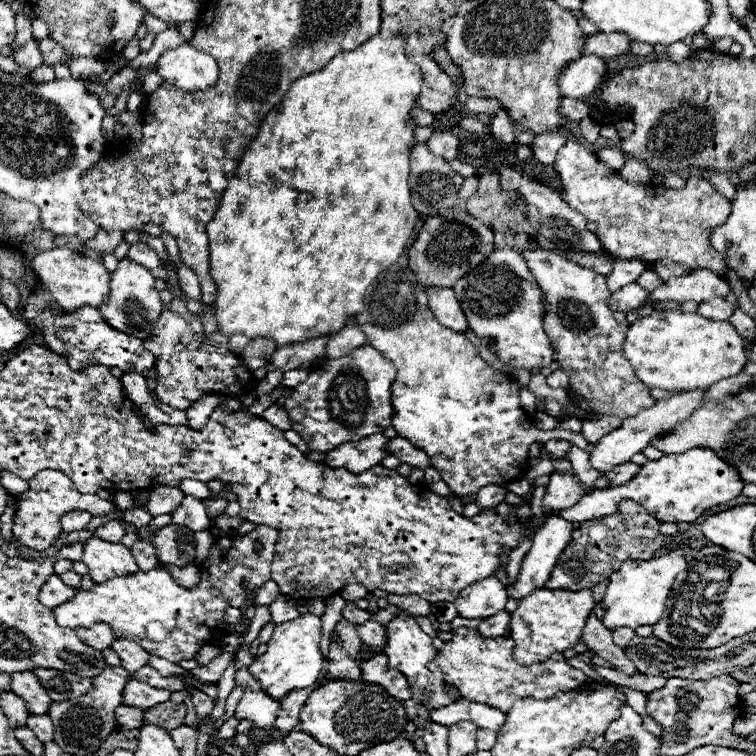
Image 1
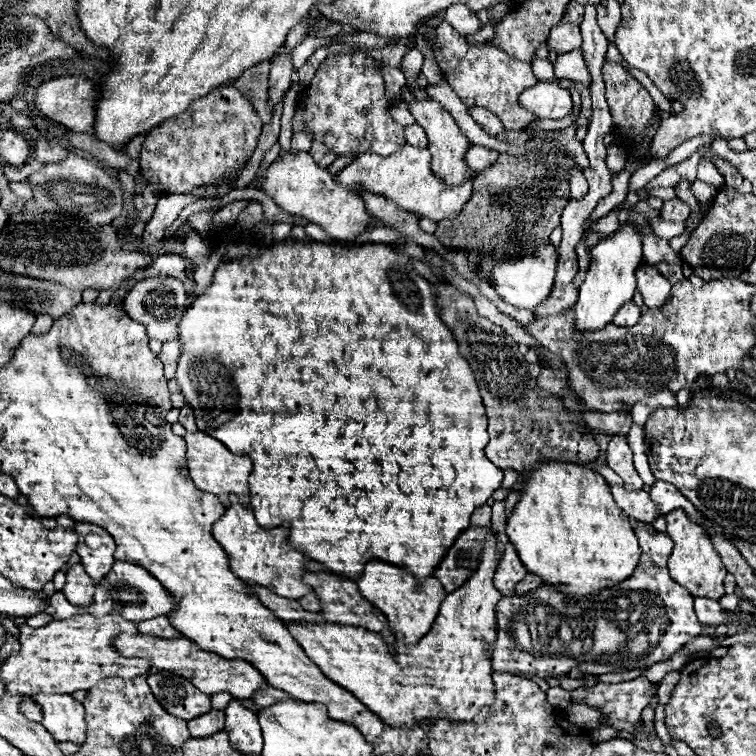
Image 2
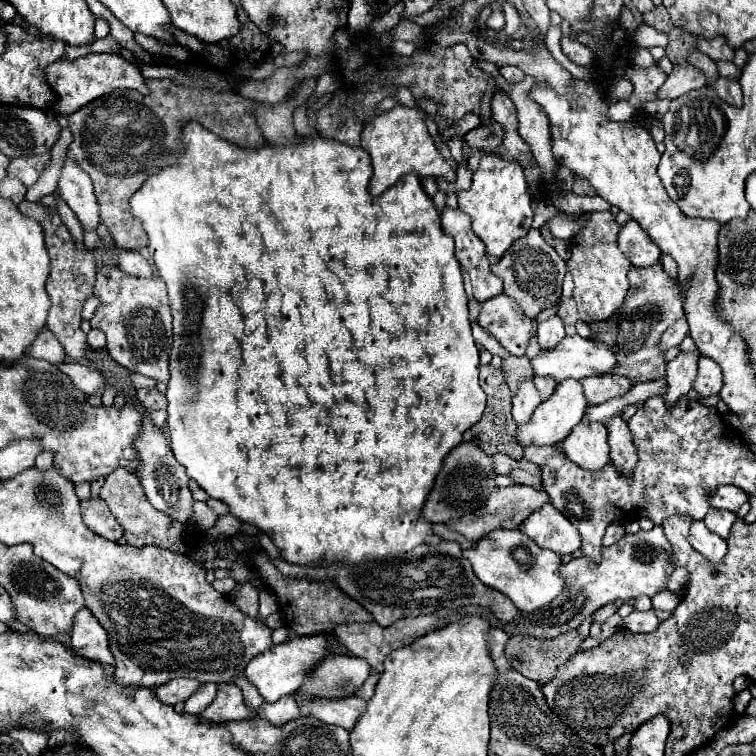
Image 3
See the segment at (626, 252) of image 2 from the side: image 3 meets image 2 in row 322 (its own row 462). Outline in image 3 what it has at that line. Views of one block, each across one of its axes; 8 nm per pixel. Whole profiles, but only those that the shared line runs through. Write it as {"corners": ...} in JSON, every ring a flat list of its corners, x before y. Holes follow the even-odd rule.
{"corners":[[580,422,560,444,564,454,586,470,600,470,610,462,608,430,600,422]]}

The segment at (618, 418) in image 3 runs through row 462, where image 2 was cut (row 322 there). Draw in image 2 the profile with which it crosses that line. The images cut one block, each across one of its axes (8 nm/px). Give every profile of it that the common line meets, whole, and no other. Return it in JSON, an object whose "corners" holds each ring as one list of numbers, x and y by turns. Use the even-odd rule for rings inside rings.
{"corners":[[628,302,628,304,622,304,620,310,614,314,614,320,612,324,616,326,634,326,640,318,640,306,636,306,634,302]]}

